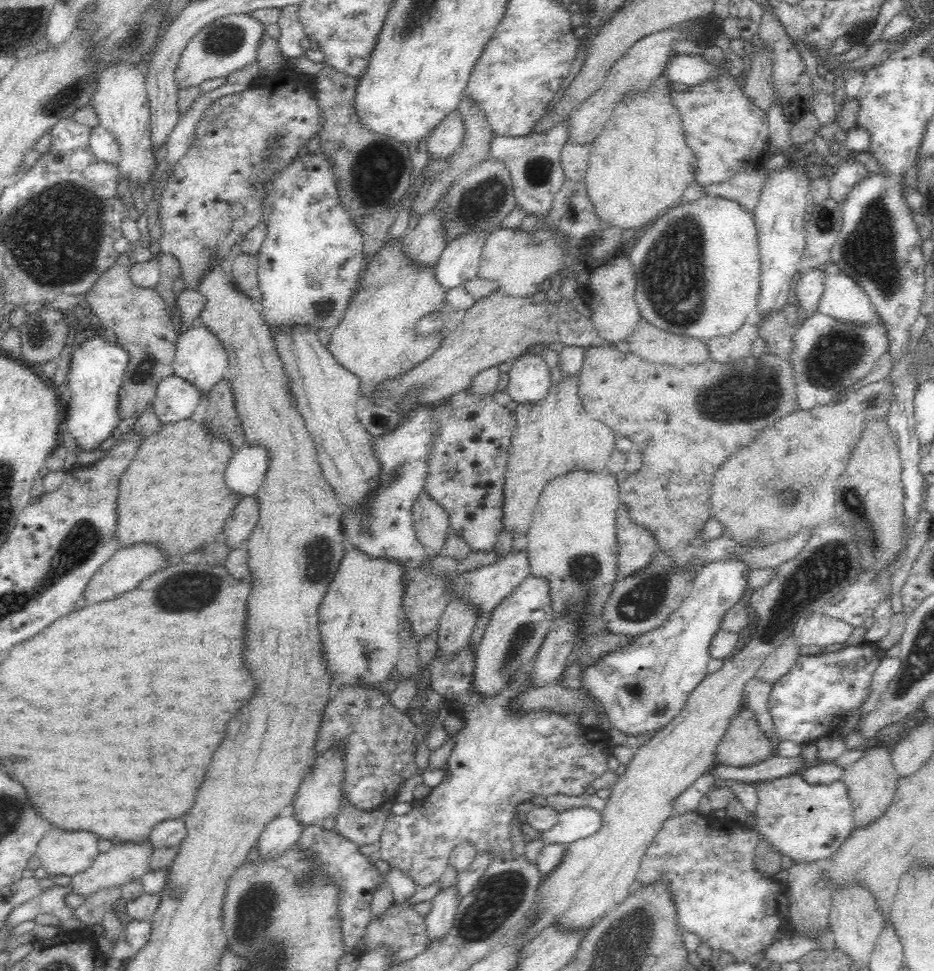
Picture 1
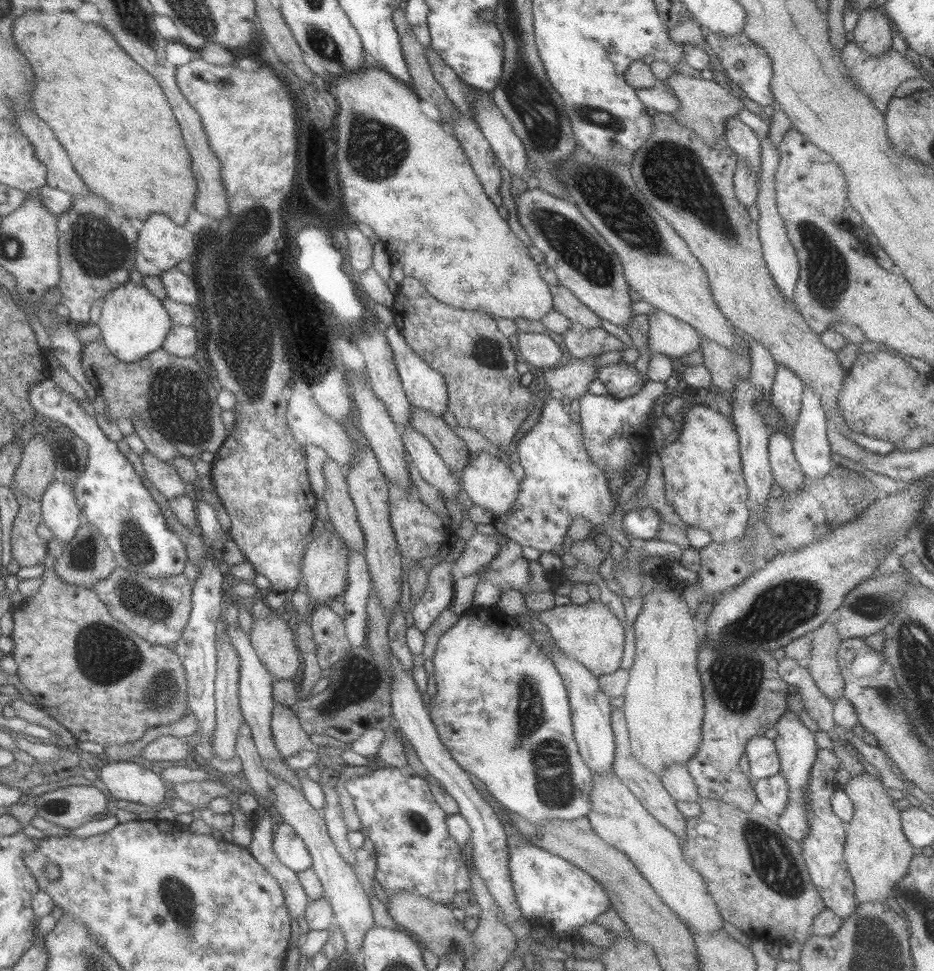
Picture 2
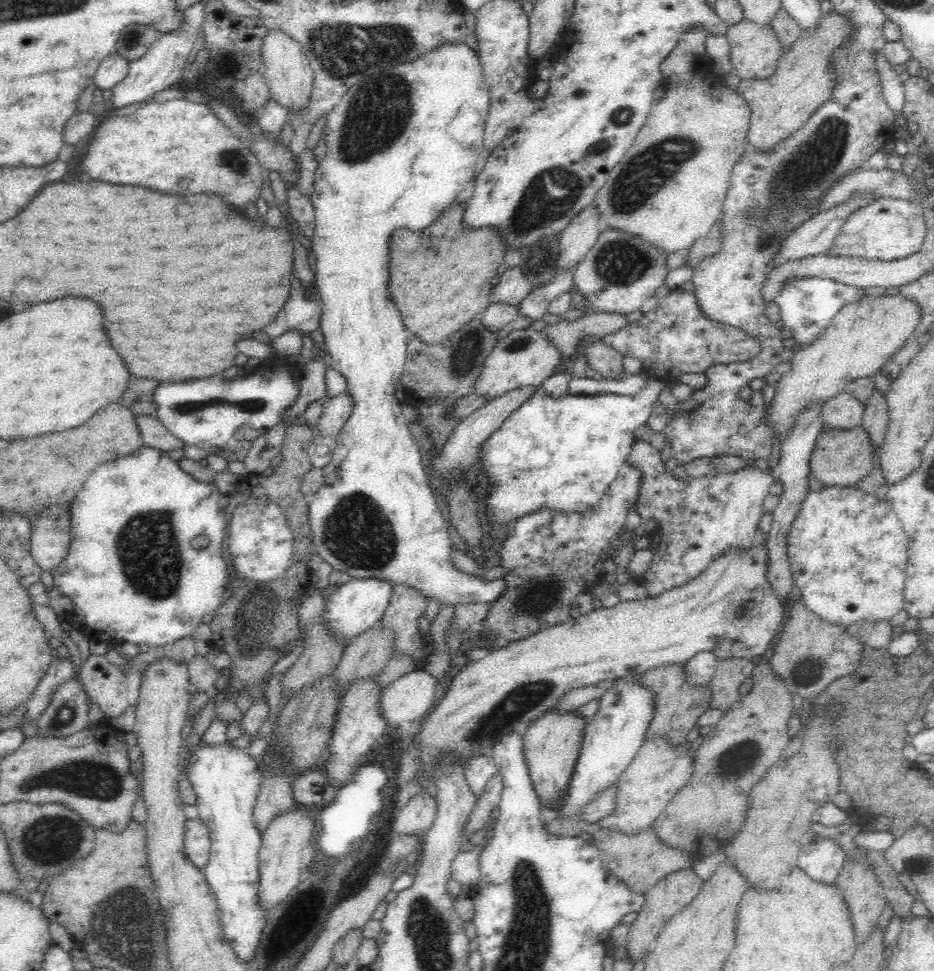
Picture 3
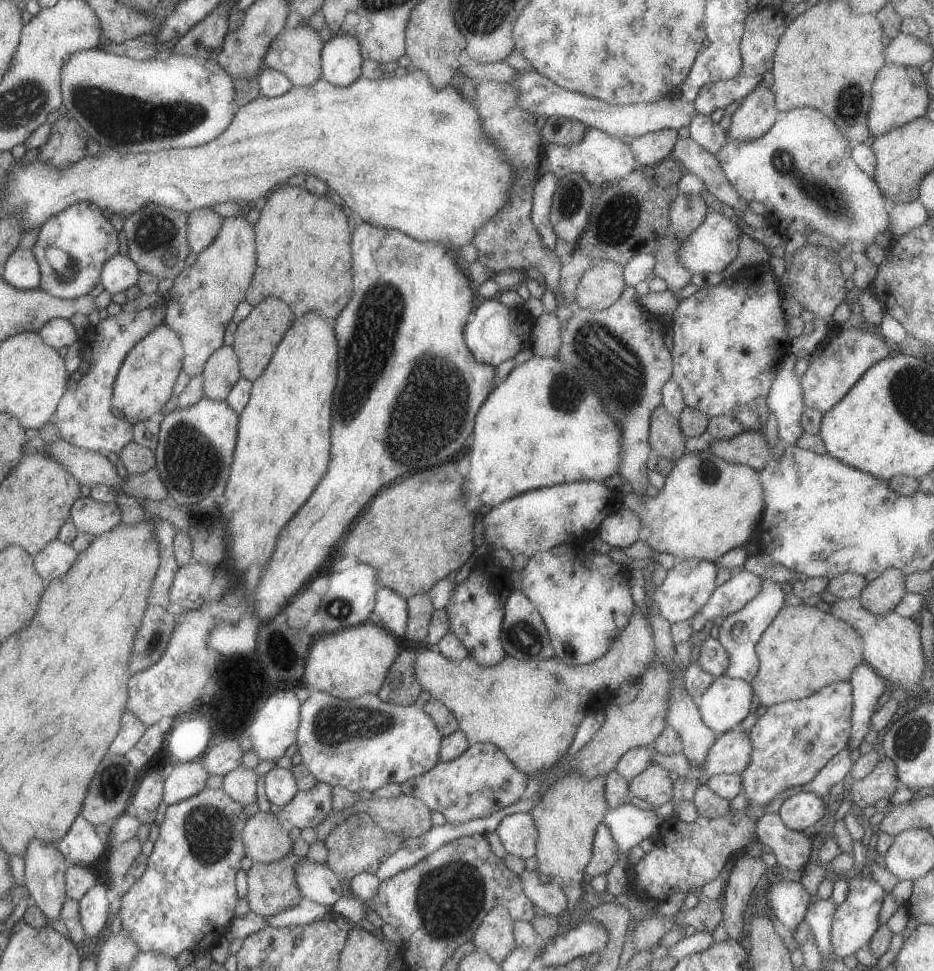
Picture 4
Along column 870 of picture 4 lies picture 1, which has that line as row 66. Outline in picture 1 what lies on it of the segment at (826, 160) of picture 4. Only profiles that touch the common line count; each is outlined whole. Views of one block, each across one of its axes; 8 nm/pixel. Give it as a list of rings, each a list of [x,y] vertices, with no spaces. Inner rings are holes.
[[[244,13],[216,18],[214,22],[198,30],[198,34],[194,34],[186,44],[176,64],[174,70],[176,87],[185,88],[192,94],[204,80],[228,76],[230,72],[256,61],[257,46],[265,34],[265,26],[266,24],[250,17],[249,13]]]

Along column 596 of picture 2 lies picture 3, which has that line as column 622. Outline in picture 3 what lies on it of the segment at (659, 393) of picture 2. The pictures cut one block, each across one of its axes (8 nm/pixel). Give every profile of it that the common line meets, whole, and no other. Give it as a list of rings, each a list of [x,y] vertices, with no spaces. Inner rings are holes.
[[[652,377],[647,380],[646,385],[639,393],[636,393],[634,396],[631,395],[620,395],[612,393],[597,393],[595,395],[564,395],[559,396],[558,398],[550,397],[548,393],[544,392],[541,388],[533,392],[533,395],[525,400],[515,411],[512,412],[512,416],[508,416],[504,420],[504,424],[500,425],[493,434],[481,444],[481,449],[479,452],[480,460],[480,470],[486,472],[488,476],[490,488],[490,493],[486,498],[486,510],[484,514],[488,516],[486,520],[493,524],[493,526],[505,527],[510,526],[511,523],[515,522],[518,518],[526,516],[532,512],[540,510],[540,508],[553,508],[556,512],[561,512],[562,514],[570,514],[570,512],[584,512],[586,508],[592,508],[600,502],[600,498],[604,496],[606,488],[610,486],[610,483],[618,476],[619,468],[622,468],[629,457],[629,451],[633,442],[636,440],[634,432],[637,428],[640,428],[642,425],[646,425],[649,417],[652,414],[652,407],[654,403],[658,401],[658,395],[662,390],[668,388],[668,384],[659,378]]]

